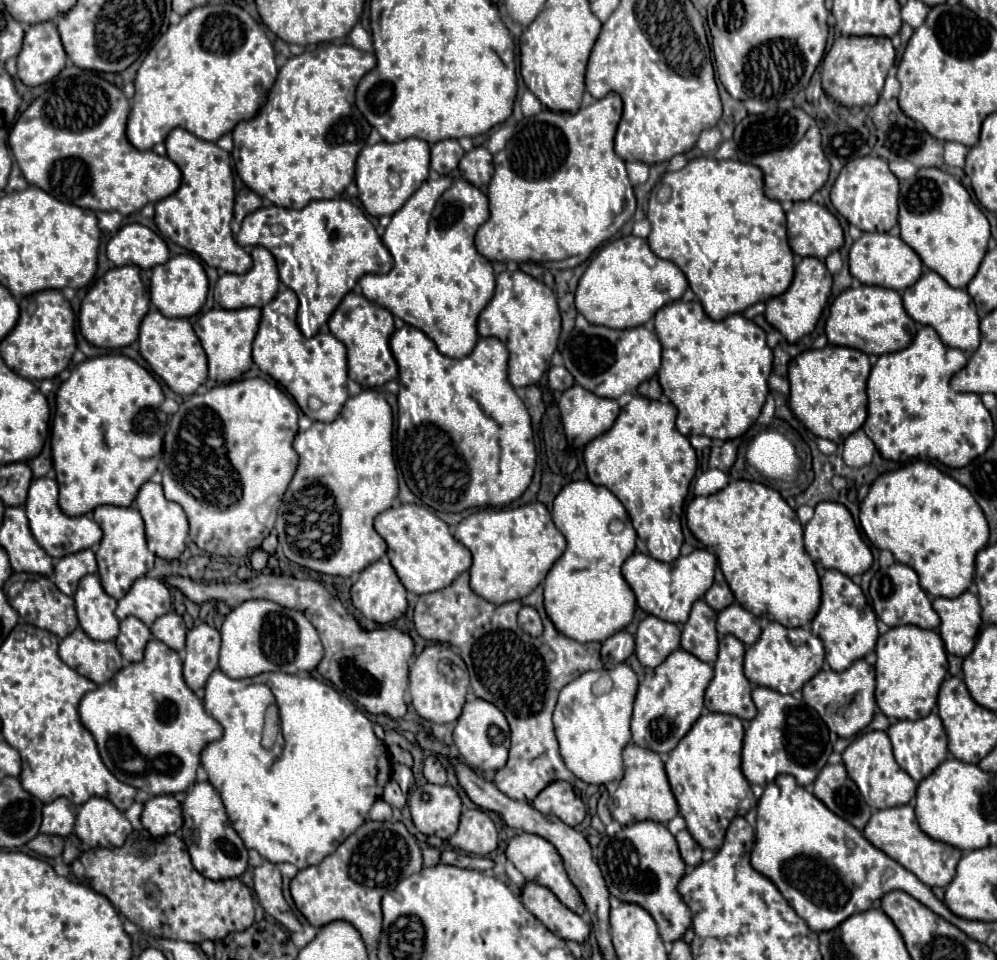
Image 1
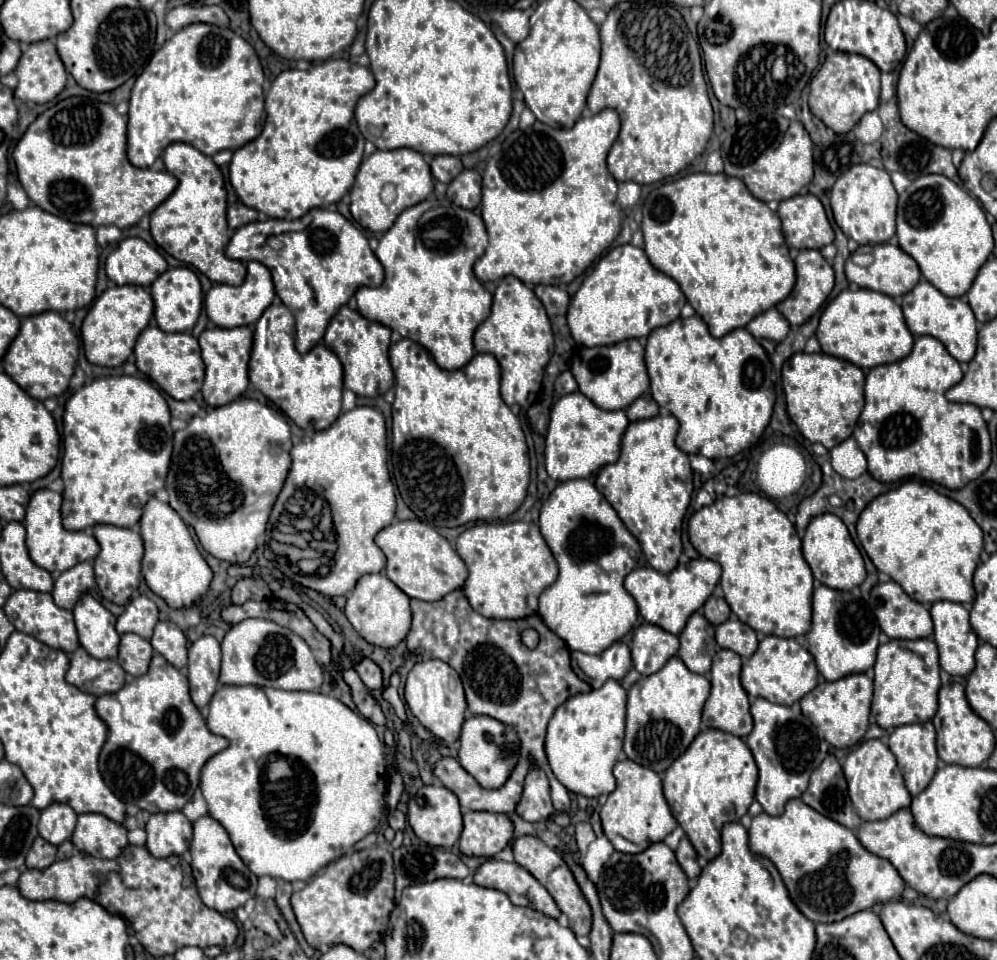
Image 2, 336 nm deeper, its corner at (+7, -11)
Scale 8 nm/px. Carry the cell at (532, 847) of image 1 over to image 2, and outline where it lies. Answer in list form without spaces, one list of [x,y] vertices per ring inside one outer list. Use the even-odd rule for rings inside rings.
[[[533,835],[519,837],[513,843],[513,851],[515,851],[515,863],[525,867],[551,893],[557,907],[569,917],[569,927],[575,931],[575,935],[589,935],[589,931],[591,931],[591,907],[585,901],[569,865],[563,859],[563,855]]]

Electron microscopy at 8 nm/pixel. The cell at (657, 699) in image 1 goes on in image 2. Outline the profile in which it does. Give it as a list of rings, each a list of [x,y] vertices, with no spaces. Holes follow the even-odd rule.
[[[671,657],[663,669],[639,679],[627,693],[625,755],[643,767],[663,773],[697,737],[709,689],[707,677],[689,671],[679,657]]]

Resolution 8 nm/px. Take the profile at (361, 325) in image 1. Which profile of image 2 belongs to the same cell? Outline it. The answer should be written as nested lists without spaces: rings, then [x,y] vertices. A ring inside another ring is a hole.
[[[345,305],[331,319],[323,341],[341,359],[343,371],[345,371],[343,383],[353,393],[357,393],[361,397],[377,397],[377,395],[385,395],[395,385],[393,369],[389,363],[389,355],[387,355],[389,345],[391,345],[389,327],[369,321]]]

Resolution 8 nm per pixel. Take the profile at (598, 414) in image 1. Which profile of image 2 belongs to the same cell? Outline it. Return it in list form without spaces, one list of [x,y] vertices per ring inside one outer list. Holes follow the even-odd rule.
[[[581,391],[563,395],[551,409],[551,421],[545,437],[545,469],[557,481],[589,479],[609,463],[615,463],[621,451],[621,437],[629,425],[625,411],[605,411],[593,405]]]

